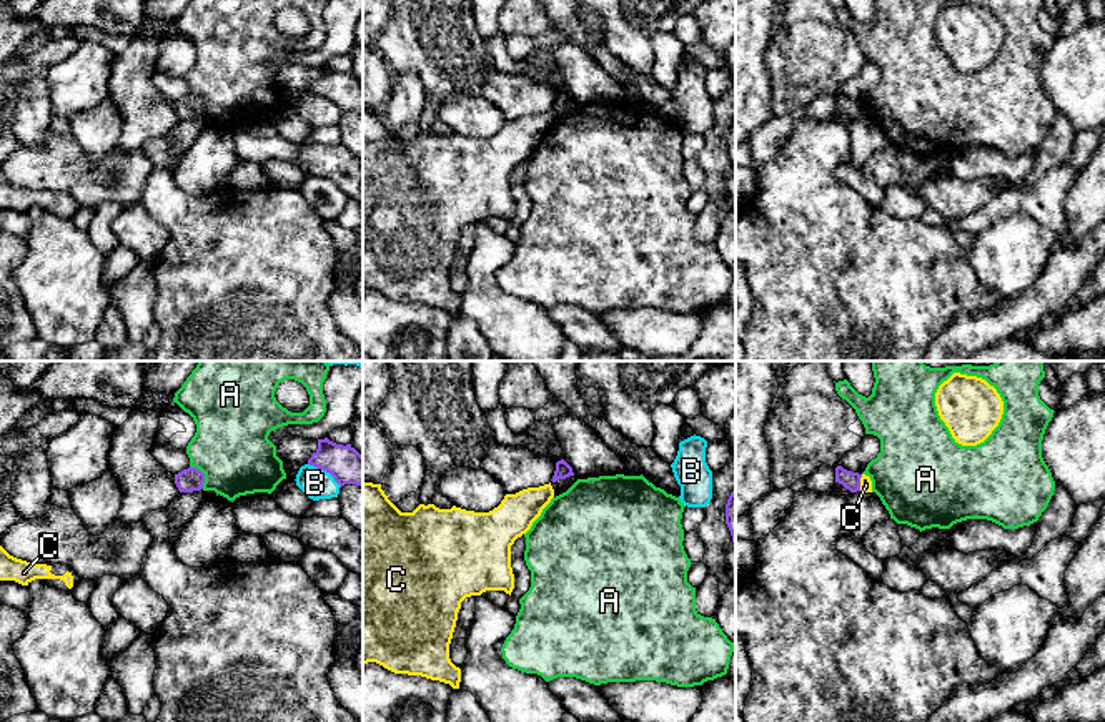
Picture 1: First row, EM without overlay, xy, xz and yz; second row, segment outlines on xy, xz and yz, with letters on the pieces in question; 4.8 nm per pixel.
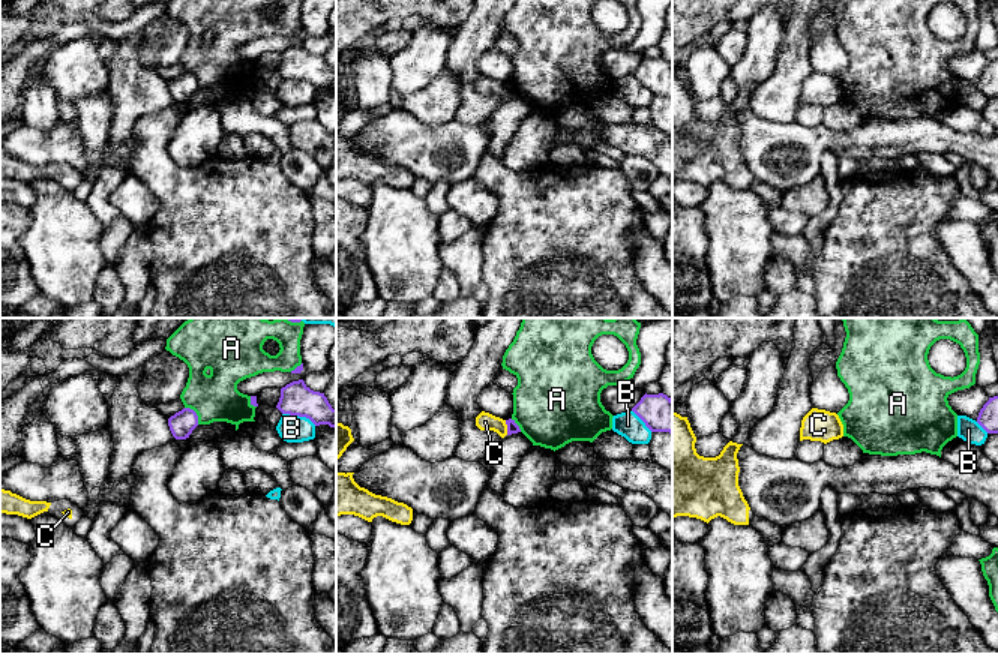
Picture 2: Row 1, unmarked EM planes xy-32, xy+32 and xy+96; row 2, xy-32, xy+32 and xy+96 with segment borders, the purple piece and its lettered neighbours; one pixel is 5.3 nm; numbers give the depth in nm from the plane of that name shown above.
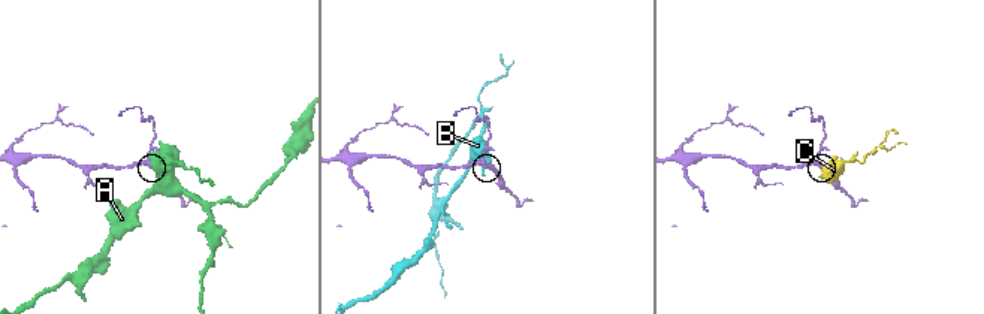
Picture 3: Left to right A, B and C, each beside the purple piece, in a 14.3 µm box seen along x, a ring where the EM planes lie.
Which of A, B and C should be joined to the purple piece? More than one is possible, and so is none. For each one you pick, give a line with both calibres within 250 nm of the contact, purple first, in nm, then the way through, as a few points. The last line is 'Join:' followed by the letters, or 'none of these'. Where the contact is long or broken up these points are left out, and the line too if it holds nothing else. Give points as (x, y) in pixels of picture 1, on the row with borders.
Join: none of these

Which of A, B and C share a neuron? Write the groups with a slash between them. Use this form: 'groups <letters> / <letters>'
groups A / B / C

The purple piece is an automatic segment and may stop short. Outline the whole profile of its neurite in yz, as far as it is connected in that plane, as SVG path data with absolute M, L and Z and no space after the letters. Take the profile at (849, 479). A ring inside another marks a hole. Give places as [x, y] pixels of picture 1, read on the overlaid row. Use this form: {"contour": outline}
{"contour": "M842 466L835 467L835 482L842 484L850 492L860 491L862 474L844 469Z"}

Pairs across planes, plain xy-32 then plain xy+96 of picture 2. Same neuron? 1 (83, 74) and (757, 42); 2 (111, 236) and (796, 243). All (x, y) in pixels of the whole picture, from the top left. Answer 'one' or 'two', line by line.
1: one
2: two

